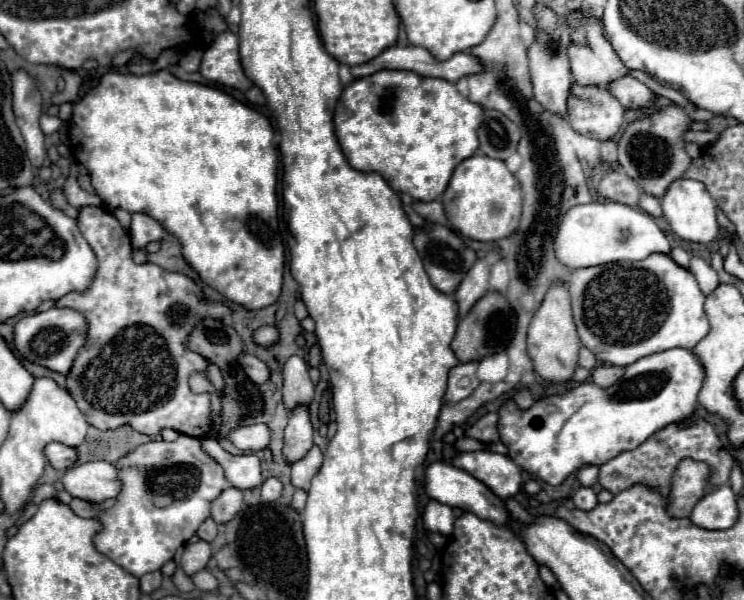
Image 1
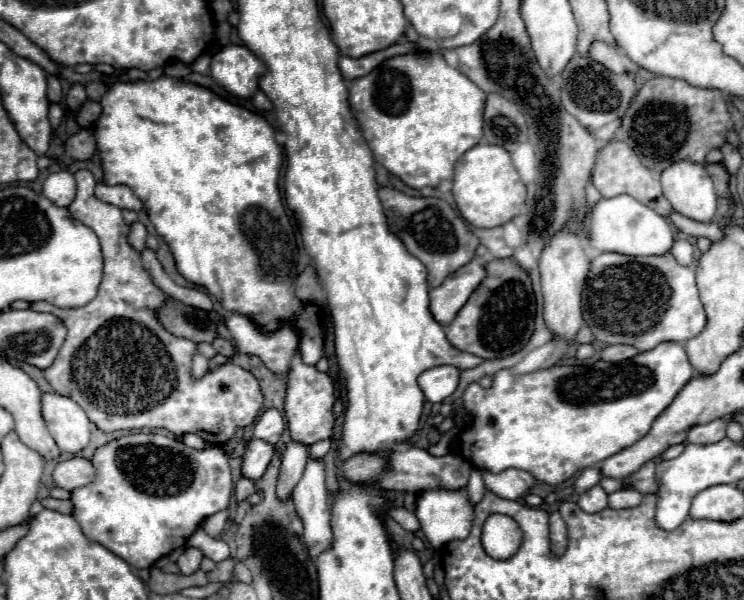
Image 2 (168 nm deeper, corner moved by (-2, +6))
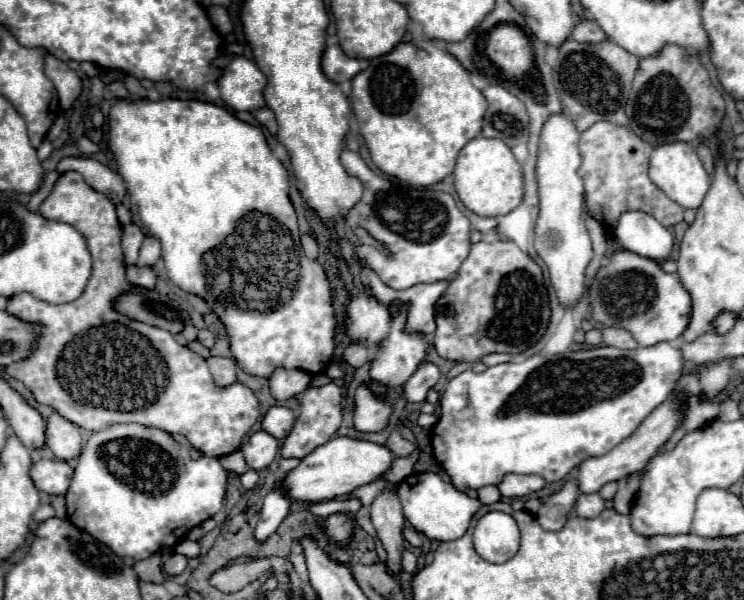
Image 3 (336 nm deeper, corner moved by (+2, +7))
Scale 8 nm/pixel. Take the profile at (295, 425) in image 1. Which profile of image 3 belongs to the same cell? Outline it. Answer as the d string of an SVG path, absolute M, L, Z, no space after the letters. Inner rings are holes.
M284 475L276 479L276 485L272 487L272 491L264 499L264 507L262 507L262 513L260 513L260 521L258 521L256 531L254 531L254 537L260 543L266 541L278 529L278 525L286 519L286 515L290 513L292 497L286 493L282 481L284 481Z

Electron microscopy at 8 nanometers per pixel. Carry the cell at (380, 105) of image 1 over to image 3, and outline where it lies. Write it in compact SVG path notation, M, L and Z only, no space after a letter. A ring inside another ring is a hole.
M408 41L398 43L388 55L376 57L366 71L352 79L352 109L356 113L370 157L380 171L398 177L412 187L434 185L454 171L460 149L474 137L482 135L486 111L484 89L492 85L501 87L503 83L500 79L498 83L486 83L486 79L472 73L468 75L468 72L460 67L460 61L454 55L440 49L426 51L424 47Z

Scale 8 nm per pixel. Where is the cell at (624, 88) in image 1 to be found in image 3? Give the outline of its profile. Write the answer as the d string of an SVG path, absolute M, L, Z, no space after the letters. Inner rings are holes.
M586 19L586 21L578 21L574 31L572 31L572 39L578 43L602 43L608 37L604 35L604 31L598 27L598 23L594 19Z

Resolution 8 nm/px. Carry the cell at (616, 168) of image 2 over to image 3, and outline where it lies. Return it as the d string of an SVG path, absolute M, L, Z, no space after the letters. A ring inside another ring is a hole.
M594 123L580 137L580 155L580 175L586 187L586 207L602 223L606 233L612 231L620 211L644 211L664 223L664 227L672 227L682 221L684 209L678 203L672 203L672 199L668 199L664 191L652 185L648 177L650 147L642 139L636 139L628 127Z

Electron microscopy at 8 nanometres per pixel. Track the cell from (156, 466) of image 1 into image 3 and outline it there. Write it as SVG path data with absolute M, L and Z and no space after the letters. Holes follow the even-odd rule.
M136 423L108 427L108 431L94 433L78 457L72 485L66 493L68 521L108 545L118 557L142 561L166 547L178 545L192 527L214 517L222 509L226 481L226 469L220 465L220 459L206 455L192 459L166 431Z

